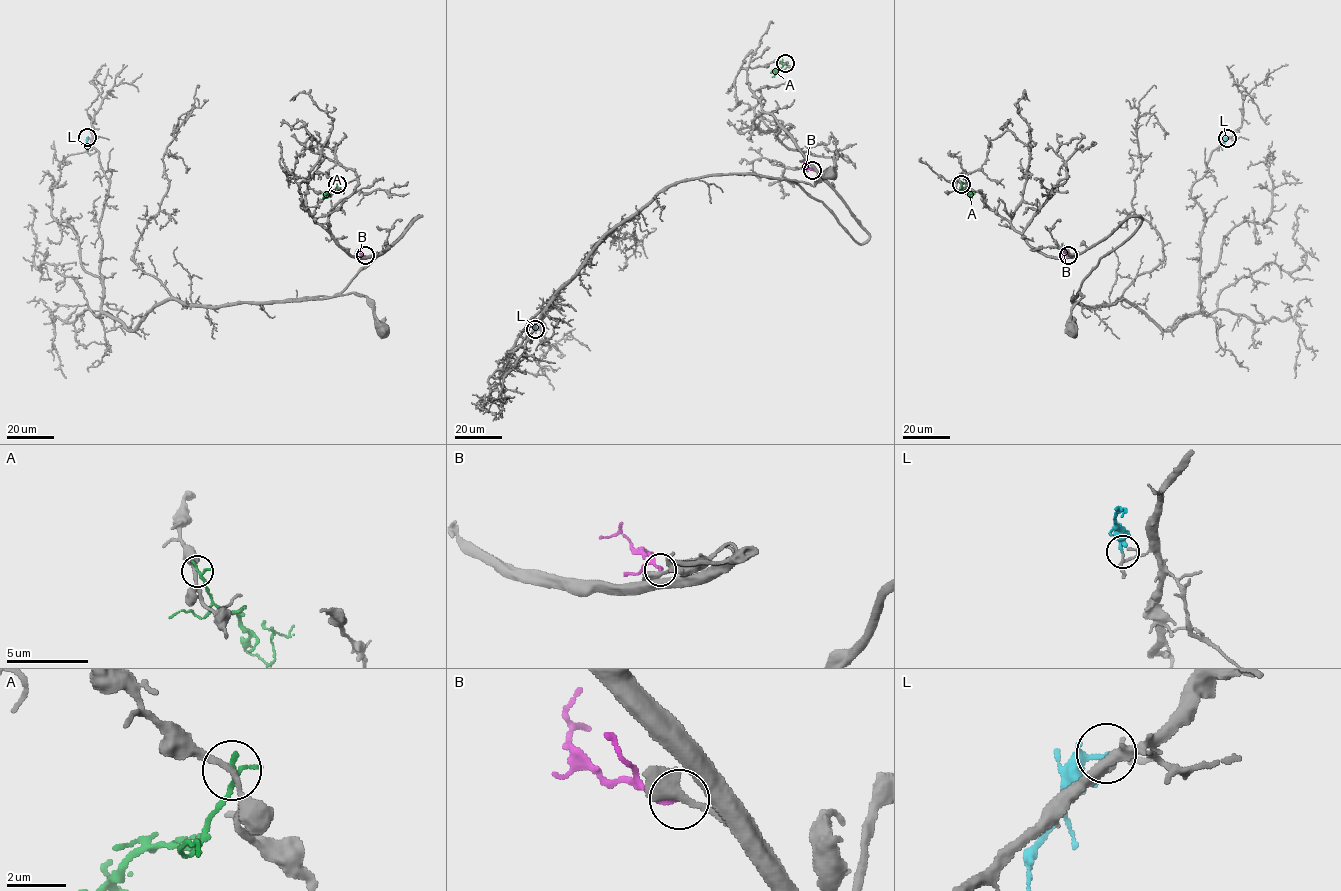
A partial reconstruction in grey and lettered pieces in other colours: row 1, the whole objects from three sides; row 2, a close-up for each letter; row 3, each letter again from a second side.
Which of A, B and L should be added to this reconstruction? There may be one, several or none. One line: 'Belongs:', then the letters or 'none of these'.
Belongs: none of these

